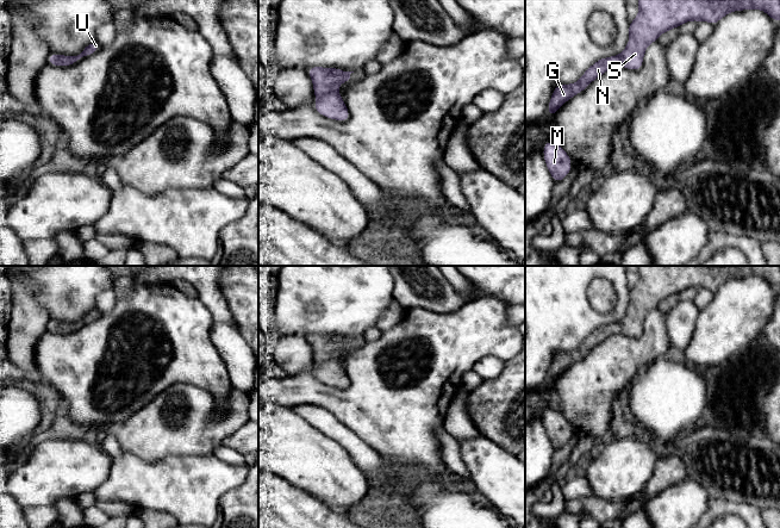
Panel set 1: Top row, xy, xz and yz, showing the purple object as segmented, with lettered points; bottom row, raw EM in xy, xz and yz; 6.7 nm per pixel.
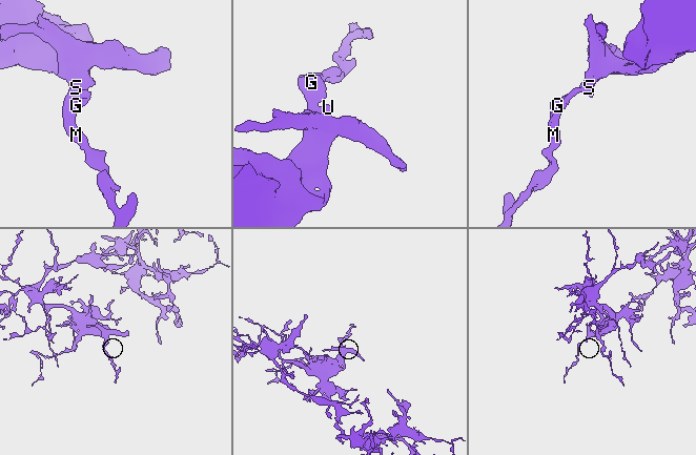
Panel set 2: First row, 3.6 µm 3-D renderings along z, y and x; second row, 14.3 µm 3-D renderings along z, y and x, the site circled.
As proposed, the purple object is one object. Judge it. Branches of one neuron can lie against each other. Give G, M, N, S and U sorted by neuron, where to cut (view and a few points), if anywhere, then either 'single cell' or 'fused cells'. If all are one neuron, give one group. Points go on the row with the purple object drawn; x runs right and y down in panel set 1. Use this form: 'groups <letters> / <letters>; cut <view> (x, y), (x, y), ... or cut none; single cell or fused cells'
groups G M N S U; cut none; single cell

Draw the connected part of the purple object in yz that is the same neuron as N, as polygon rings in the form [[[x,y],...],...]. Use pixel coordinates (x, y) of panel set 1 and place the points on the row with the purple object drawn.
[[[637,0],[639,12],[629,24],[629,39],[620,55],[604,57],[592,64],[576,83],[557,85],[548,105],[547,116],[554,117],[564,103],[585,91],[592,81],[611,68],[622,66],[639,70],[648,45],[661,33],[676,29],[689,20],[716,25],[734,11],[762,10],[780,21],[780,0]]]

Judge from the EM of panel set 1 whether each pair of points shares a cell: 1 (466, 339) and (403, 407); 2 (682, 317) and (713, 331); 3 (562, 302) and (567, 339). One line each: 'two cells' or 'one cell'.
1: one cell
2: two cells
3: one cell

